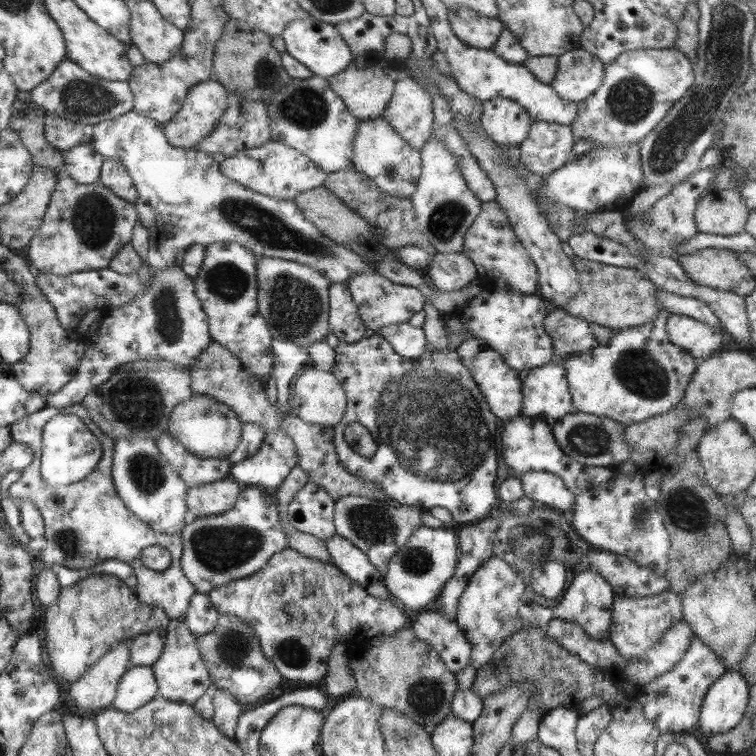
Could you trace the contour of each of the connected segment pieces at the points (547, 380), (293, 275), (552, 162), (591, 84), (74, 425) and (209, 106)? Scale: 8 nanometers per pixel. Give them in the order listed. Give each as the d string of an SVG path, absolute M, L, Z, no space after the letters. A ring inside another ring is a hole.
M554 361L529 369L522 381L522 415L552 426L573 411L566 369L562 364Z
M256 256L257 305L274 339L288 341L308 348L314 342L325 340L329 330L329 283L307 264Z
M533 122L528 139L519 146L519 162L544 179L572 159L572 128L549 122Z
M582 48L567 50L558 57L558 69L552 89L566 101L582 104L600 86L605 65Z
M62 412L45 424L39 469L47 488L56 489L80 482L94 472L101 456L100 441L79 416Z
M212 80L194 84L194 87L188 90L182 109L174 116L174 119L170 119L170 122L162 127L168 143L177 148L192 149L206 137L210 137L212 131L216 131L216 126L219 126L228 107L230 107L228 92L222 84Z

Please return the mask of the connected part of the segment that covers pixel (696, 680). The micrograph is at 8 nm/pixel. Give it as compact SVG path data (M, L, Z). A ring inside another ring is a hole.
M694 633L684 656L675 667L639 688L635 699L642 705L644 716L656 725L661 734L694 733L706 690L726 671L720 657Z

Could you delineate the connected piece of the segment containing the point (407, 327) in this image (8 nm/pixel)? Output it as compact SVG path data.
M407 322L402 324L383 326L381 329L368 330L366 336L380 335L387 340L396 354L406 358L415 359L424 354L427 338L425 332L420 327L414 327Z

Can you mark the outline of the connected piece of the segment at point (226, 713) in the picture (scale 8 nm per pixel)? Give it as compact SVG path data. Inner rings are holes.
M216 689L213 703L215 706L211 721L218 727L218 730L228 738L235 738L235 730L242 714L242 705L234 701L229 693Z

